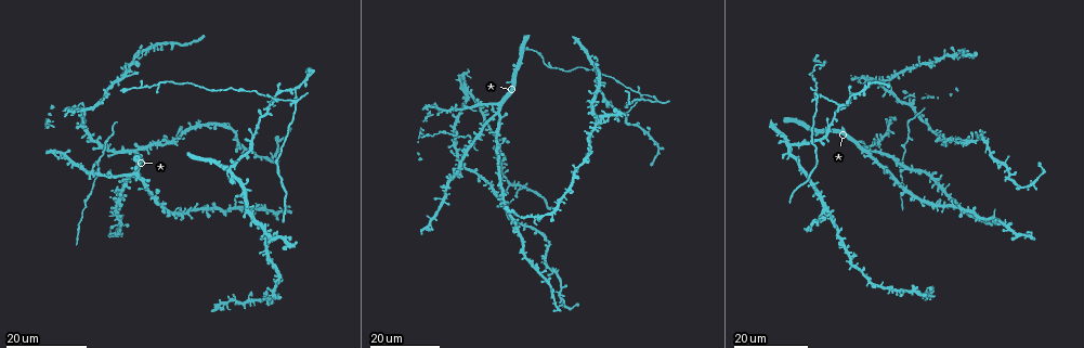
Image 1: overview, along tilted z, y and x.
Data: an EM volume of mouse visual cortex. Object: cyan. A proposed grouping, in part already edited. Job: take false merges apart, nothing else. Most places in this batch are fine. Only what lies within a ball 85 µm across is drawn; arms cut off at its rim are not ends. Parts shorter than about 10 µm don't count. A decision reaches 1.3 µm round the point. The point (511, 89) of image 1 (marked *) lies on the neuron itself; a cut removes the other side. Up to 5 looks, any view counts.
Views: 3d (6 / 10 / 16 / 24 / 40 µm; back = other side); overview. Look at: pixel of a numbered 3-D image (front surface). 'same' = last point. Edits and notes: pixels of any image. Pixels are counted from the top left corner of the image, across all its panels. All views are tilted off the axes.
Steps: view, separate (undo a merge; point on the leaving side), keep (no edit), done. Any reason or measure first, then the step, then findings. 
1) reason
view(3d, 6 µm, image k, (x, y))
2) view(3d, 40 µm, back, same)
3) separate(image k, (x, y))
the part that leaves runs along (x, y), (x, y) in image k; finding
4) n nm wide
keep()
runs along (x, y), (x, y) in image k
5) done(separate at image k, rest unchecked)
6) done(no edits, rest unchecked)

three-way junction
view(3d, 16 µm, image 1, (642, 94))

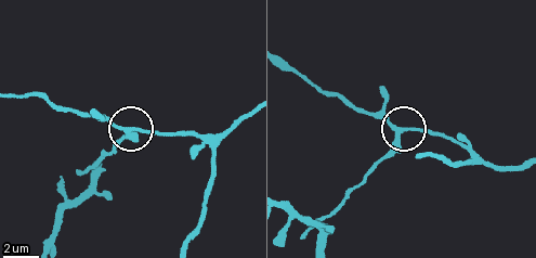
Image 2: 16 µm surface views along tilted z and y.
view(3d, 10 µm, image 2, (398, 129))

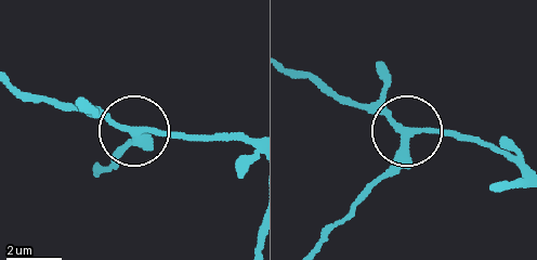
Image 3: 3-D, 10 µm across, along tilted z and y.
side arm 42 µm
keep()
runs along (95, 172), (121, 153), (135, 130), (206, 139) in image 3; continuous, no second neuron

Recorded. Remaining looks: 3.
four or more arms meet
view(3d, 24 µm, image 1, (267, 108))

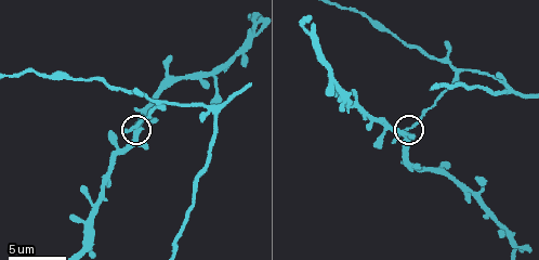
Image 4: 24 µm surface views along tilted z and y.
view(3d, 6 µm, image 4, (131, 128))

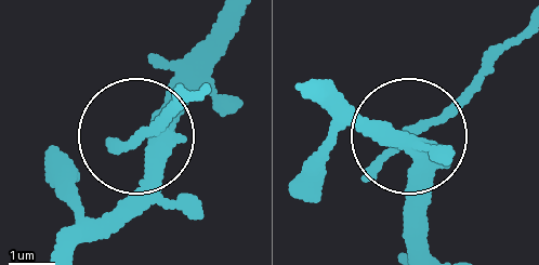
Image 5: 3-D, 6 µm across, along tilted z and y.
4 arms
keep()
all the same neuron

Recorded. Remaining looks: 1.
done(no edits, rest unchecked)

